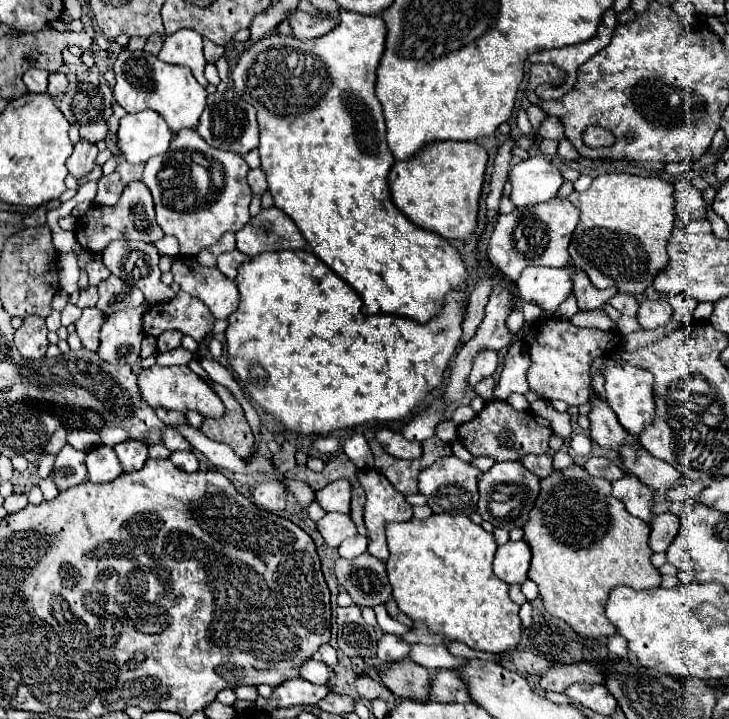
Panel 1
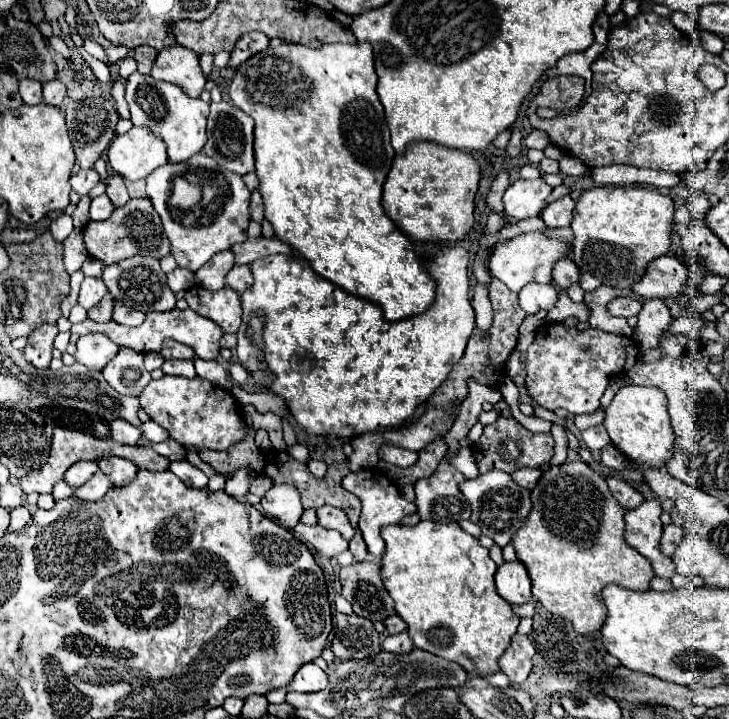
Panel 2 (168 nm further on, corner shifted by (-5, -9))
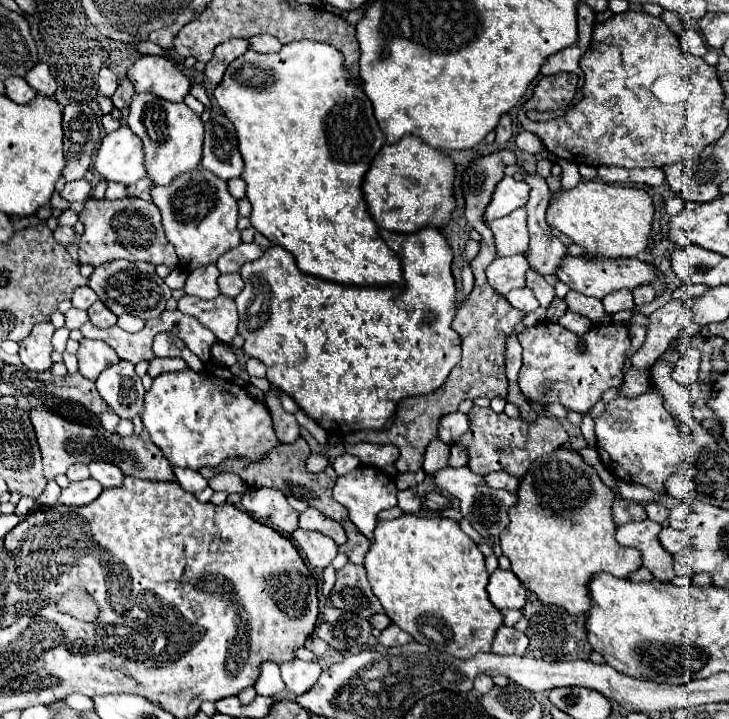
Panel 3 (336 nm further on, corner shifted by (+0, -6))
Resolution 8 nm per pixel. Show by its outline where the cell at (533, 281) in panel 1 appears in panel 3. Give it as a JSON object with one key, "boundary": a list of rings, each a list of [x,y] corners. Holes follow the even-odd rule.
{"boundary":[[[529,287],[513,289],[513,291],[509,291],[509,293],[505,295],[505,299],[507,299],[513,307],[517,307],[517,309],[521,309],[521,311],[525,311],[525,313],[539,307],[539,301],[535,299],[535,295],[533,295],[533,291],[531,291]]]}

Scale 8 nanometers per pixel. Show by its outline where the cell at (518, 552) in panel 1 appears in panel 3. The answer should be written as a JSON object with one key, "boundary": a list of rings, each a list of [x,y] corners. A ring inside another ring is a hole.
{"boundary":[[[495,569],[489,575],[489,585],[487,585],[487,593],[491,603],[497,609],[523,609],[525,601],[527,601],[527,593],[525,587],[521,585],[521,581],[517,579],[517,575],[511,569]]]}

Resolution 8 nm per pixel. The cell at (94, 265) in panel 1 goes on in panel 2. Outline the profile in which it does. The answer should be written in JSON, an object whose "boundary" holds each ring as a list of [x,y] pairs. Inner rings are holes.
{"boundary":[[[84,278],[82,286],[80,286],[80,296],[78,296],[78,304],[84,306],[86,310],[90,310],[92,306],[96,306],[102,296],[106,294],[106,286],[102,282],[102,278]]]}

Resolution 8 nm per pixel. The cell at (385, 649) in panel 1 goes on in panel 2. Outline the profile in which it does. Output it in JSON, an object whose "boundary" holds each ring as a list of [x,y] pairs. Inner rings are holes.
{"boundary":[[[400,632],[400,634],[394,634],[394,636],[388,636],[384,642],[382,642],[382,648],[388,650],[388,652],[394,652],[394,654],[404,654],[404,652],[410,652],[414,648],[408,632]]]}

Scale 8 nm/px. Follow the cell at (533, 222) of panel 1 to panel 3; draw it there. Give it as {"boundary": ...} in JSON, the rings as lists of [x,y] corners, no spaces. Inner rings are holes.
{"boundary":[[[521,253],[497,257],[487,267],[487,281],[497,293],[507,295],[515,287],[525,287],[525,273],[529,269],[531,269],[529,261]]]}

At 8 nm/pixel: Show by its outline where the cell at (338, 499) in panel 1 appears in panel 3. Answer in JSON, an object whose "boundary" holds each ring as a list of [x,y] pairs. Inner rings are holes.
{"boundary":[[[309,507],[307,511],[303,511],[299,515],[299,527],[321,531],[321,533],[333,537],[335,543],[339,543],[339,545],[343,545],[347,541],[347,535],[345,535],[345,529],[341,527],[341,523],[333,523],[333,519],[321,515],[315,507]]]}

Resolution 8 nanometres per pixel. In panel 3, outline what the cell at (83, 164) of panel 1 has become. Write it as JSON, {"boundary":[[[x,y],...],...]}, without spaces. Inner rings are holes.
{"boundary":[[[77,179],[77,181],[69,181],[65,185],[65,189],[61,191],[61,197],[75,203],[75,201],[85,201],[91,195],[91,183],[85,179]]]}

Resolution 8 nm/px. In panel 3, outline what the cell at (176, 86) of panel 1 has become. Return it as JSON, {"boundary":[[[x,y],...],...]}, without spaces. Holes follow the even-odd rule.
{"boundary":[[[135,93],[129,103],[127,125],[143,141],[147,175],[157,185],[169,185],[173,177],[185,171],[193,171],[201,161],[203,147],[203,121],[191,111],[183,101],[169,103],[167,99],[157,99],[157,95]]]}

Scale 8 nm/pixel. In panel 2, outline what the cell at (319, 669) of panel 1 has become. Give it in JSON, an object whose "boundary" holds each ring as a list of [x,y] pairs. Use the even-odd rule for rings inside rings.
{"boundary":[[[314,662],[304,664],[292,678],[290,688],[298,692],[318,692],[324,690],[328,684],[328,676],[322,668],[318,668]]]}

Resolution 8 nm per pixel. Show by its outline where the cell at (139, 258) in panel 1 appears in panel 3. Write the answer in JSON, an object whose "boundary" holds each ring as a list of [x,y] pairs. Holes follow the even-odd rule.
{"boundary":[[[109,261],[101,267],[95,267],[93,275],[89,277],[89,287],[99,295],[99,299],[115,313],[115,315],[135,315],[141,319],[159,317],[165,311],[165,303],[171,297],[171,289],[165,281],[155,273],[155,267],[145,261]]]}

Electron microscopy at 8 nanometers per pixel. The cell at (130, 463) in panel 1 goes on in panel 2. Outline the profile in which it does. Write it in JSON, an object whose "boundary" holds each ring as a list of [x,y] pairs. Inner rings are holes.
{"boundary":[[[106,458],[98,462],[98,470],[104,472],[114,486],[126,486],[132,482],[138,474],[138,468],[132,462],[126,462],[124,458]]]}

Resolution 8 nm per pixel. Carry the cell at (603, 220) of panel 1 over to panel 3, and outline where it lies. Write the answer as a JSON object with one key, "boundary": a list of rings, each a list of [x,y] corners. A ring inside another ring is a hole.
{"boundary":[[[581,181],[577,183],[577,187],[557,193],[557,199],[547,209],[547,223],[565,233],[573,243],[581,245],[589,257],[627,259],[627,257],[637,257],[647,249],[653,215],[655,215],[655,205],[645,189],[629,185],[607,185],[601,181]]]}

